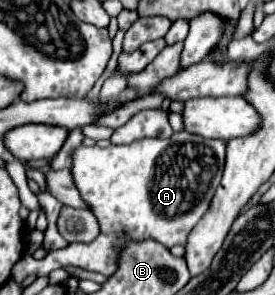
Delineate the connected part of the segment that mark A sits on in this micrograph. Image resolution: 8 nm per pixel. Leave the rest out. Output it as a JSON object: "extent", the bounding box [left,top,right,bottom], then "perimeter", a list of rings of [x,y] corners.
{"extent":[39,132,225,276],"perimeter":[[[175,132],[167,140],[139,140],[135,144],[127,146],[79,146],[73,154],[73,176],[75,186],[79,188],[83,200],[87,200],[91,212],[97,216],[101,226],[101,236],[97,236],[91,244],[69,244],[63,248],[63,260],[43,260],[39,262],[41,272],[39,276],[47,276],[51,270],[61,268],[59,264],[69,264],[65,252],[83,252],[83,268],[101,272],[105,276],[111,276],[115,272],[117,264],[117,252],[121,248],[121,236],[129,240],[143,240],[153,238],[165,244],[167,248],[175,244],[185,244],[187,234],[191,228],[199,222],[199,218],[205,214],[211,196],[215,194],[215,188],[221,182],[221,172],[225,166],[225,140],[207,140],[197,134],[189,132]]]}

